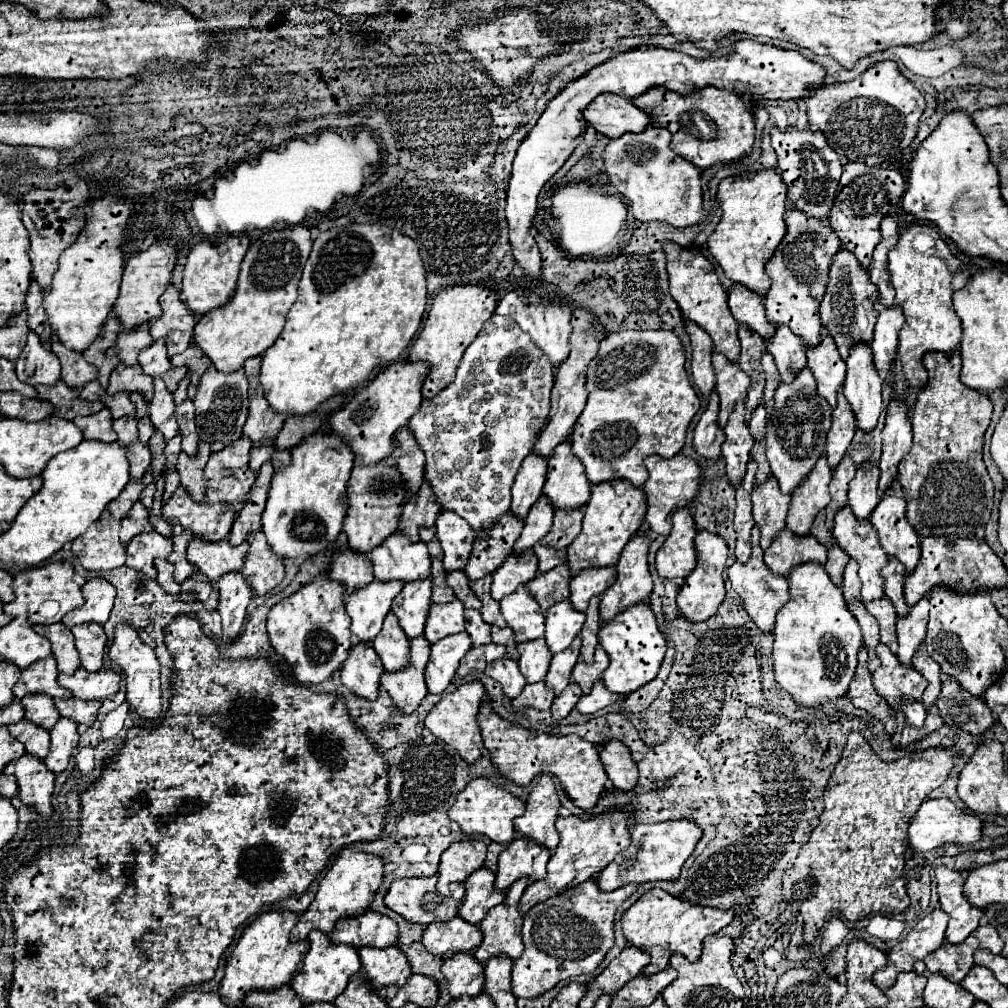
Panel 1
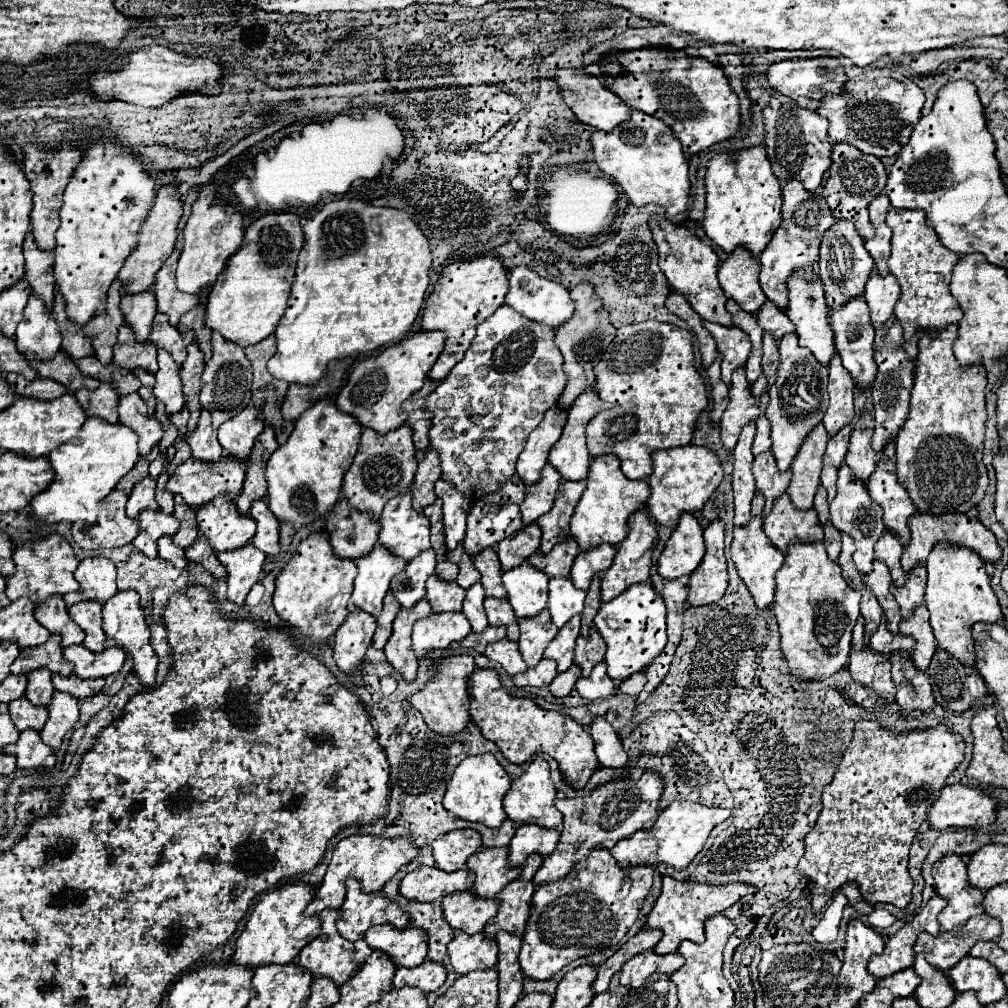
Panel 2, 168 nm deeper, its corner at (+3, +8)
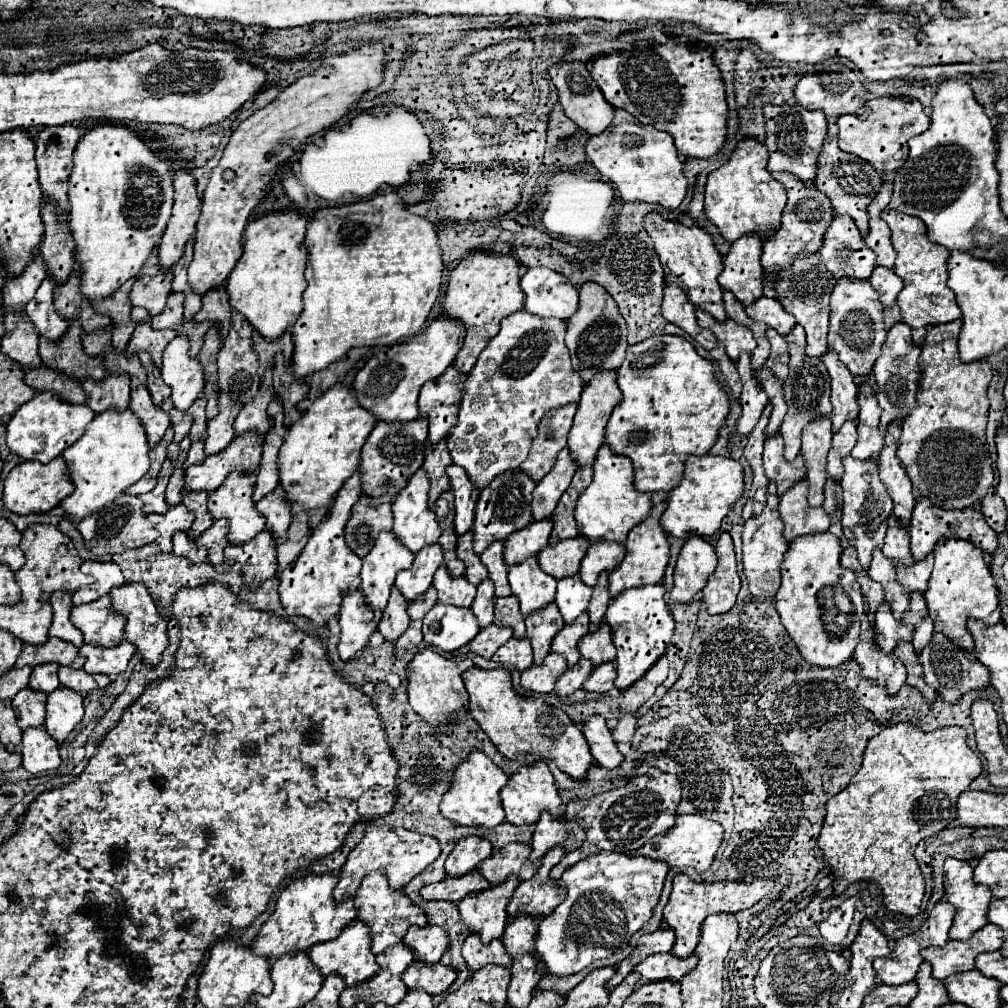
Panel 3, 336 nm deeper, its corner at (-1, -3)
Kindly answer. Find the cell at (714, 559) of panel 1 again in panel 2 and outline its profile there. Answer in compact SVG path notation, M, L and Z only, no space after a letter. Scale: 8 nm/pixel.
M711 521L705 531L705 557L699 567L691 573L689 597L693 607L711 605L723 597L727 589L727 565L723 555L723 521Z

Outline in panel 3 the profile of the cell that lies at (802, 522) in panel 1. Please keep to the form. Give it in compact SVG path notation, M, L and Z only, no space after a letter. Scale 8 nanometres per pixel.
M825 416L821 420L813 420L813 424L805 426L801 454L807 462L807 480L809 480L809 504L823 504L823 486L827 480L827 452L831 446L831 420Z

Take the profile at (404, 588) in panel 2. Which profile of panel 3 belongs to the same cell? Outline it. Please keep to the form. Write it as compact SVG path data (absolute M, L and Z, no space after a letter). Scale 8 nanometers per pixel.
M427 544L421 552L417 552L411 568L401 570L397 574L395 586L401 590L401 594L407 600L419 598L431 586L433 574L441 566L441 562L443 562L441 546L439 544Z

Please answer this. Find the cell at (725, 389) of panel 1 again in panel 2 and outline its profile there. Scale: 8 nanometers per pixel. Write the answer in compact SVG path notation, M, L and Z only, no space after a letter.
M703 323L703 327L713 335L713 339L717 341L717 351L721 353L723 361L721 361L721 373L723 373L723 381L727 385L731 385L731 375L735 369L743 367L749 351L751 351L751 343L749 337L737 329L737 327L723 327L717 323Z

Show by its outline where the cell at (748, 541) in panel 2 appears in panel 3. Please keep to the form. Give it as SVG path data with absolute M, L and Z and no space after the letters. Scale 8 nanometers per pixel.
M769 482L767 506L763 508L761 514L749 518L745 522L745 530L743 530L743 572L749 580L751 594L759 600L767 600L767 598L775 596L775 592L779 590L779 584L781 584L779 564L789 546L789 542L783 536L783 520L779 516L779 496L775 490L777 490L777 486L773 482Z

